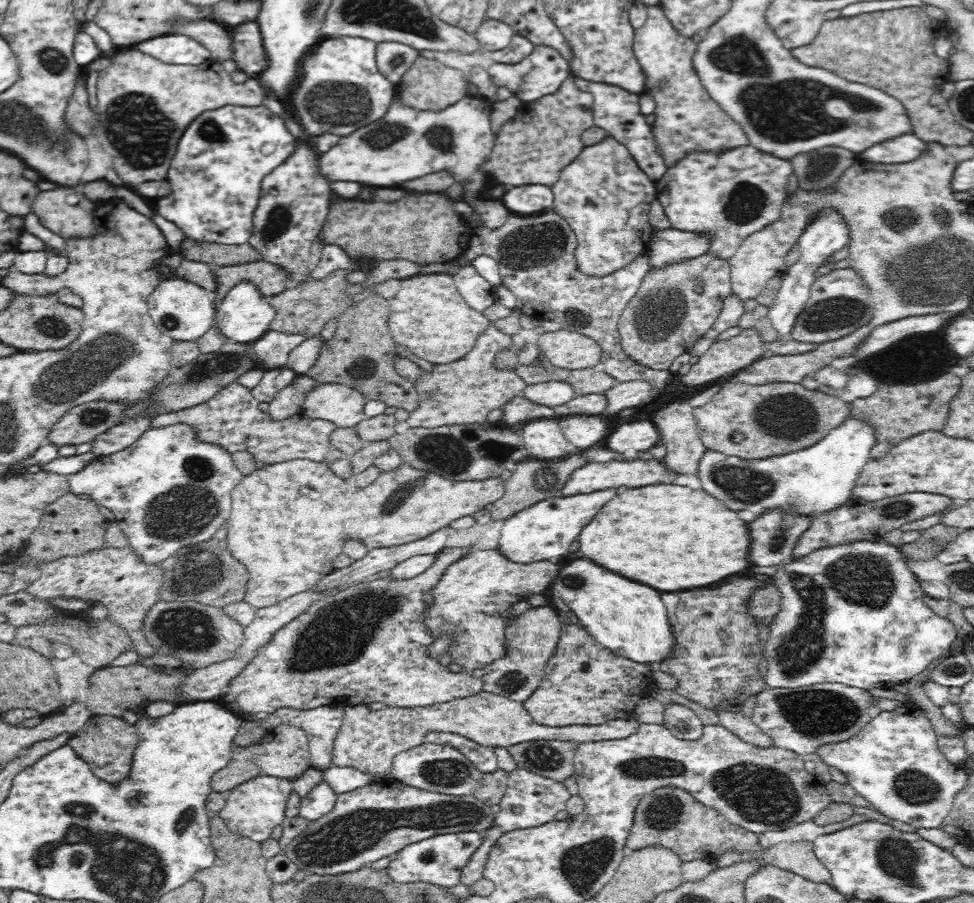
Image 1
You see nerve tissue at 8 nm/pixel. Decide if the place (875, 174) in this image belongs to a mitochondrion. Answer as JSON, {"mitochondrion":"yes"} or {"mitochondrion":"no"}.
{"mitochondrion":"no"}

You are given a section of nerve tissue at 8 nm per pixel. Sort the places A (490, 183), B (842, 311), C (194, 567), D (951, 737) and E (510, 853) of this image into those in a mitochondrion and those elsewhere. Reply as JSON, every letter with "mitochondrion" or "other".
{"A":"other","B":"mitochondrion","C":"mitochondrion","D":"other","E":"other"}

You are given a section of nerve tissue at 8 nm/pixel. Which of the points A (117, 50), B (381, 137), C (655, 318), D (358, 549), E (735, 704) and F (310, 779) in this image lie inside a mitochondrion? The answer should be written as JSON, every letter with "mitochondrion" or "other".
{"A":"other","B":"mitochondrion","C":"mitochondrion","D":"other","E":"other","F":"other"}

